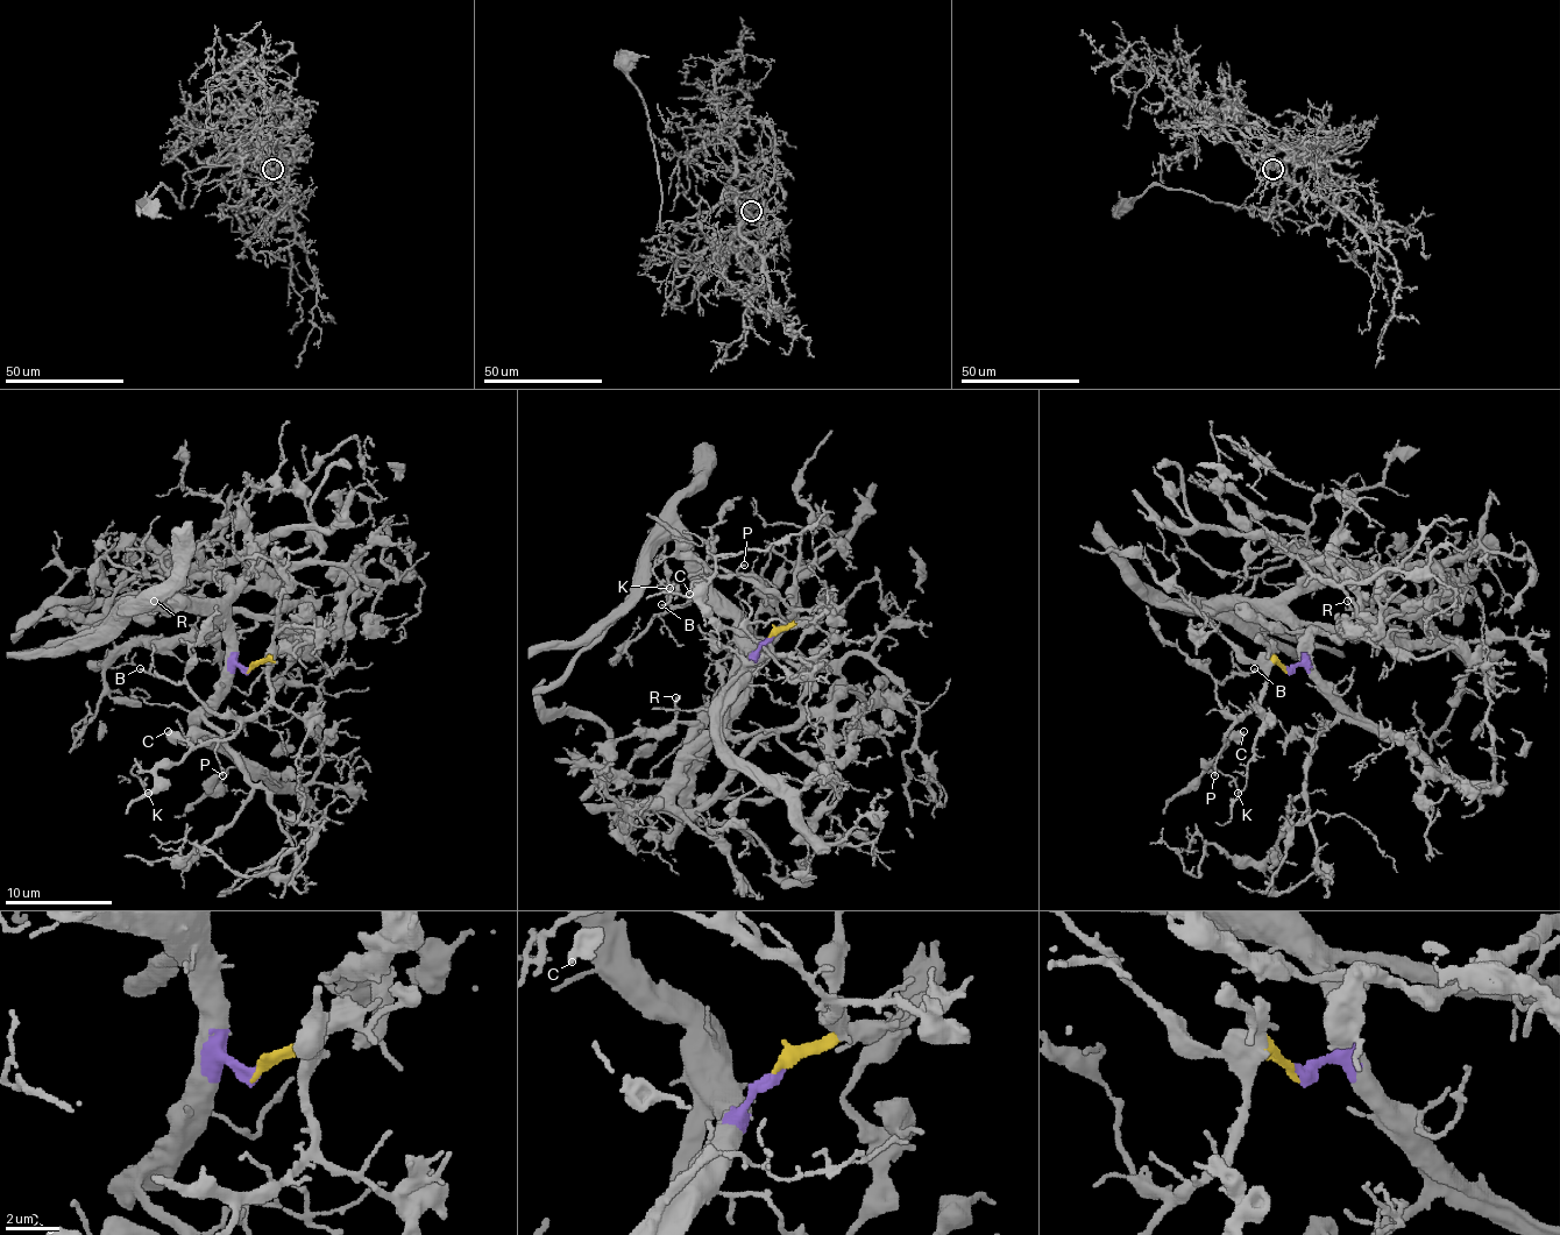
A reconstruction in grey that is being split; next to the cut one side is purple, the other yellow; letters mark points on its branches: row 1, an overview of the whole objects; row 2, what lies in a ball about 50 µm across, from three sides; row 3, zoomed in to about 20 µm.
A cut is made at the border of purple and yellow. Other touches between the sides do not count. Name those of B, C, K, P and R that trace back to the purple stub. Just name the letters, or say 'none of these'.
R

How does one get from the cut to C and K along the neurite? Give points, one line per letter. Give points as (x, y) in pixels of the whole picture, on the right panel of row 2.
C: (1286, 669), (1278, 661), (1274, 664), (1263, 698), (1226, 736), (1226, 744), (1245, 731)
K: (1286, 669), (1274, 664), (1263, 698), (1210, 762), (1206, 771), (1226, 773), (1239, 793)

